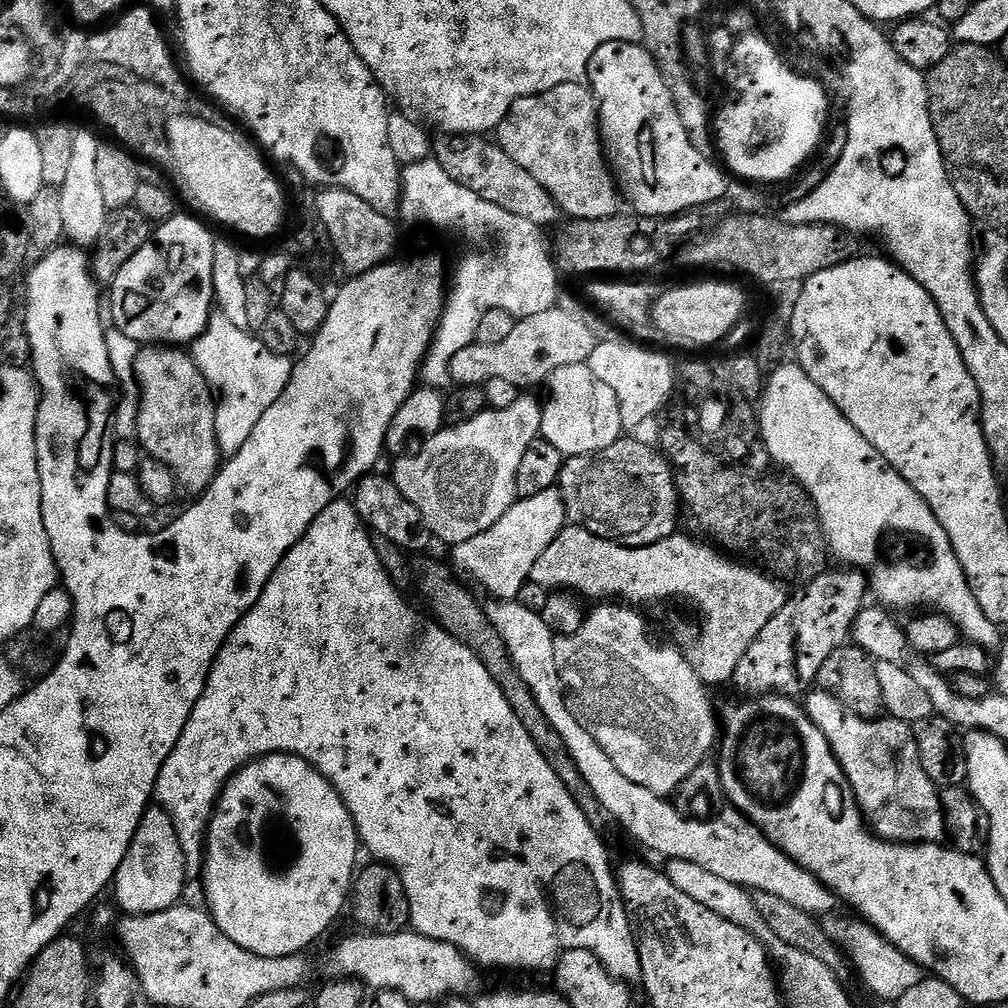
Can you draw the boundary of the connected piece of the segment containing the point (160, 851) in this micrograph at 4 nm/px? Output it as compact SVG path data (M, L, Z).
M149 806L114 881L121 913L145 916L177 907L181 903L180 895L184 892L188 872L190 865L184 857L182 842L170 814L165 808Z

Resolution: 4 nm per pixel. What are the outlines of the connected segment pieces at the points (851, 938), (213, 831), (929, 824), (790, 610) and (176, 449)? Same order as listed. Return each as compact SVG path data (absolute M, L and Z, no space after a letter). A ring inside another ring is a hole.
M829 914L823 917L822 923L826 934L835 942L840 951L844 953L849 965L864 979L864 984L876 996L881 996L884 1000L895 1002L902 998L902 994L907 994L918 982L926 978L924 969L918 966L898 946L891 944L877 928L873 928L867 920L855 918L850 921L841 914Z
M277 754L274 756L261 756L251 764L241 768L232 775L232 779L224 785L220 800L216 803L216 810L212 813L212 824L208 827L208 842L206 845L206 863L203 865L204 888L208 891L208 904L210 915L215 920L220 932L230 938L230 942L238 942L242 950L253 952L266 958L282 958L303 953L336 919L340 911L345 911L350 900L352 881L358 871L356 864L356 851L361 851L362 845L356 835L356 821L344 805L344 799L339 796L332 783L317 772L312 765L307 764L298 756Z
M823 690L809 691L806 699L808 717L826 734L872 831L893 844L941 843L946 829L940 789L926 774L913 725L859 716Z
M829 570L818 578L807 581L795 593L789 595L786 606L766 624L762 633L750 644L735 668L732 679L746 696L772 693L799 697L816 684L822 670L822 662L834 654L834 650L849 643L852 624L866 606L864 595L869 595L870 580L860 570Z
M144 346L137 351L136 354L136 376L135 383L140 383L140 417L136 420L136 430L140 434L138 437L138 444L141 449L151 459L162 462L169 468L173 474L176 475L177 485L181 489L184 488L188 492L193 492L193 494L199 494L205 492L211 485L212 479L216 476L217 472L220 471L222 467L222 453L220 450L220 443L216 437L216 406L218 403L217 397L214 395L214 389L211 384L208 383L208 379L202 374L202 370L196 364L196 361L192 359L191 355L187 351L181 350L176 346Z

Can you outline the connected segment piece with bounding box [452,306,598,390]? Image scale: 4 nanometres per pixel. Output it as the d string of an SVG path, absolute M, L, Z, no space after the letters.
M557 306L542 314L530 314L528 320L517 320L513 332L498 342L498 346L478 343L466 346L466 350L454 356L452 379L460 386L483 386L490 382L490 378L502 378L506 382L514 382L514 386L522 390L528 390L531 384L543 385L554 370L562 366L587 364L597 343L598 336L588 329L582 317Z

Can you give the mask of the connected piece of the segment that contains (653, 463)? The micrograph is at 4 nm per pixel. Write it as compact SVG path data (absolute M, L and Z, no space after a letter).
M621 438L614 442L614 446L606 446L606 450L598 450L589 456L567 457L558 487L569 513L573 517L581 516L584 519L581 521L591 525L594 534L631 548L650 546L677 535L679 528L676 527L680 524L682 513L680 489L676 487L676 478L667 460L653 445L652 448L640 440Z

